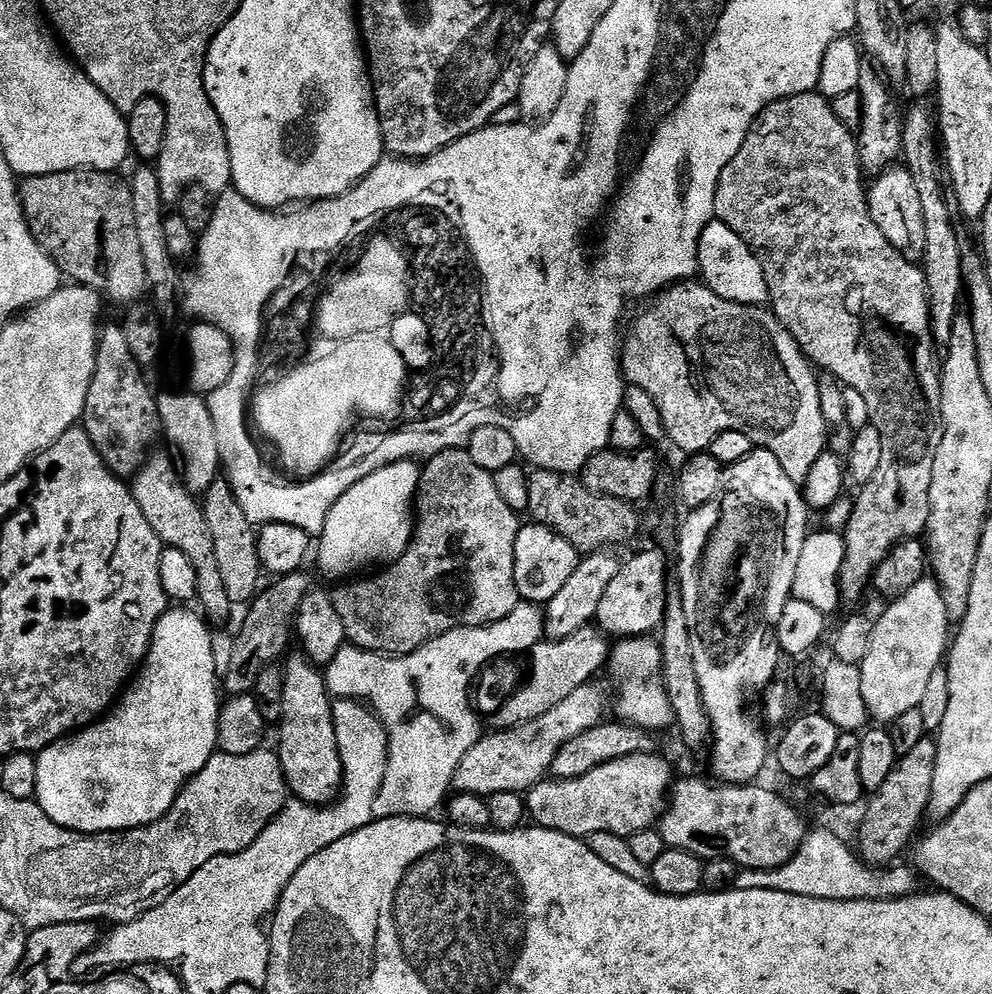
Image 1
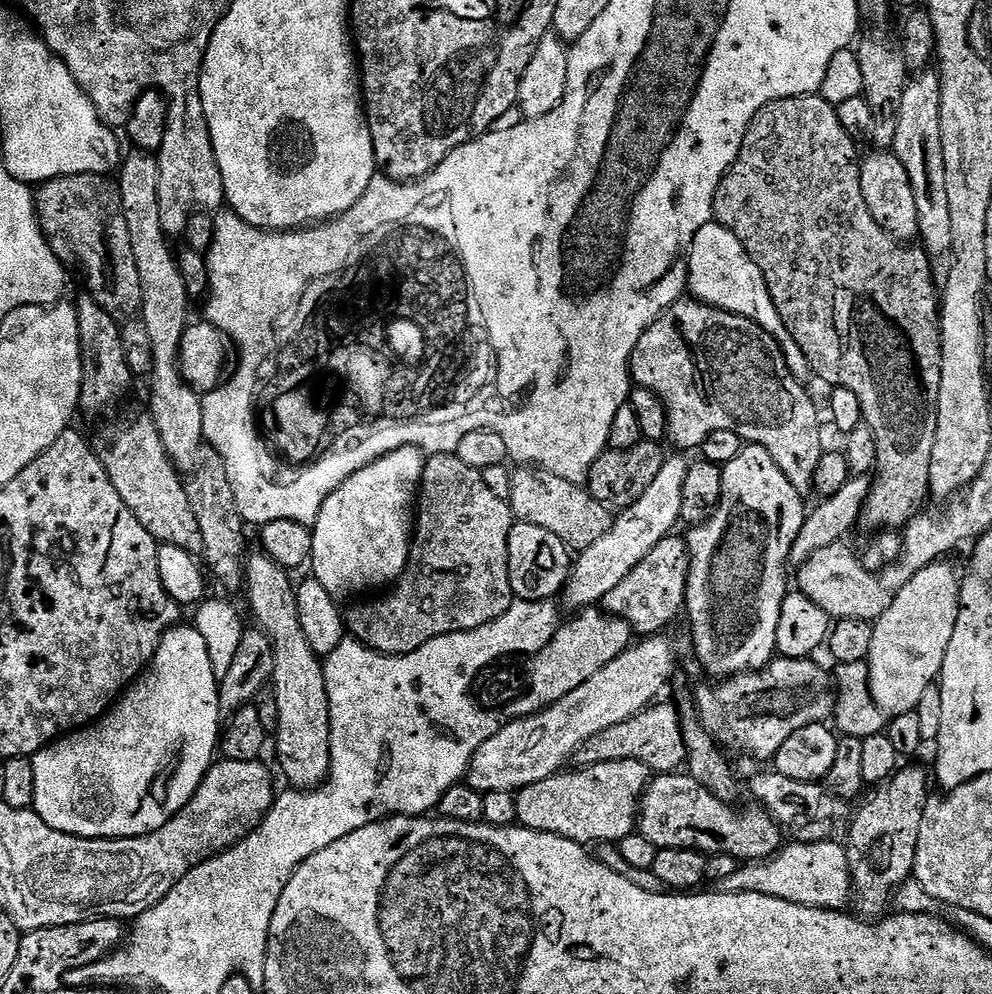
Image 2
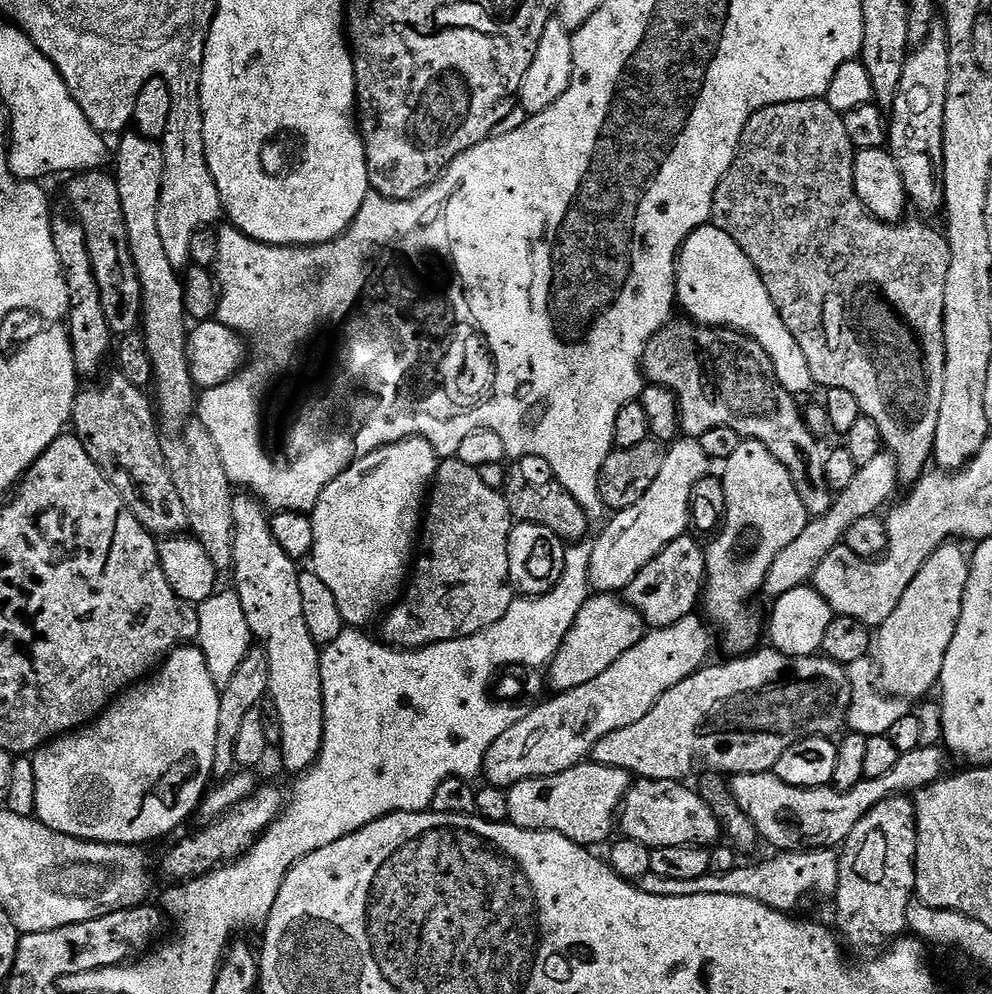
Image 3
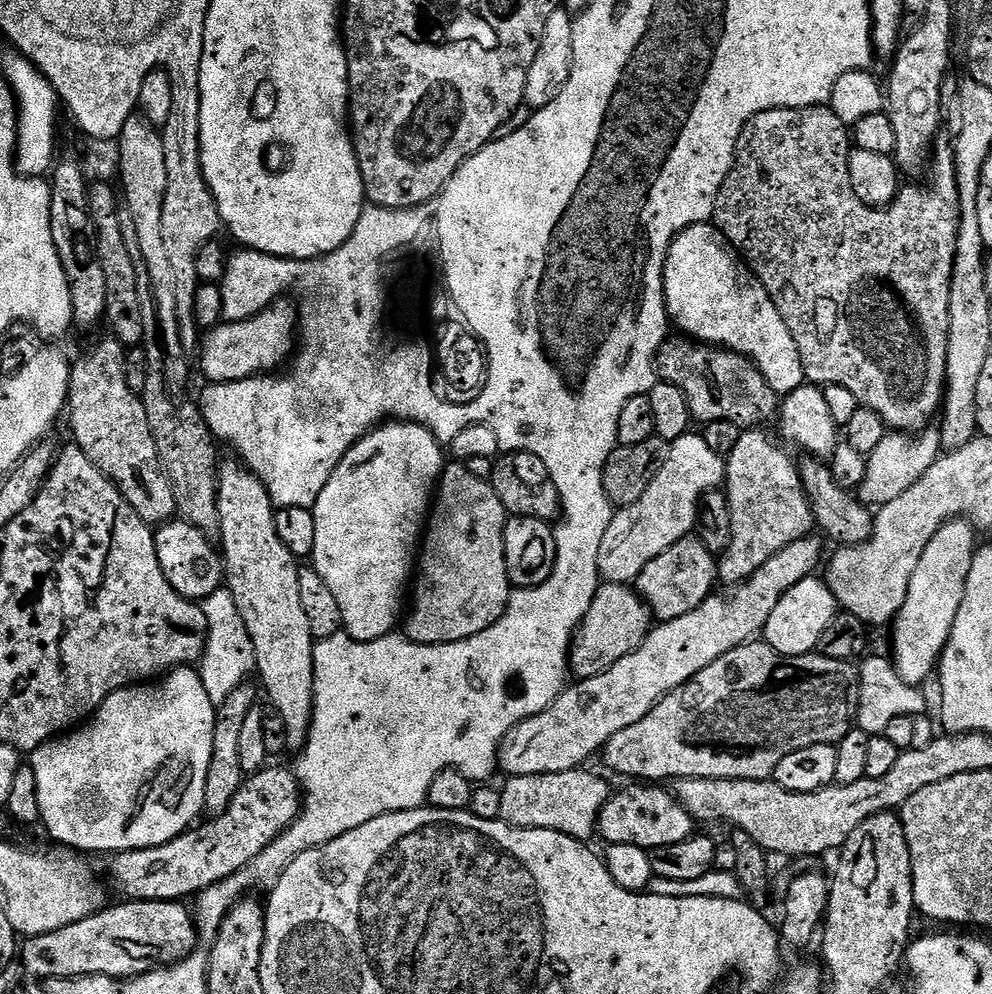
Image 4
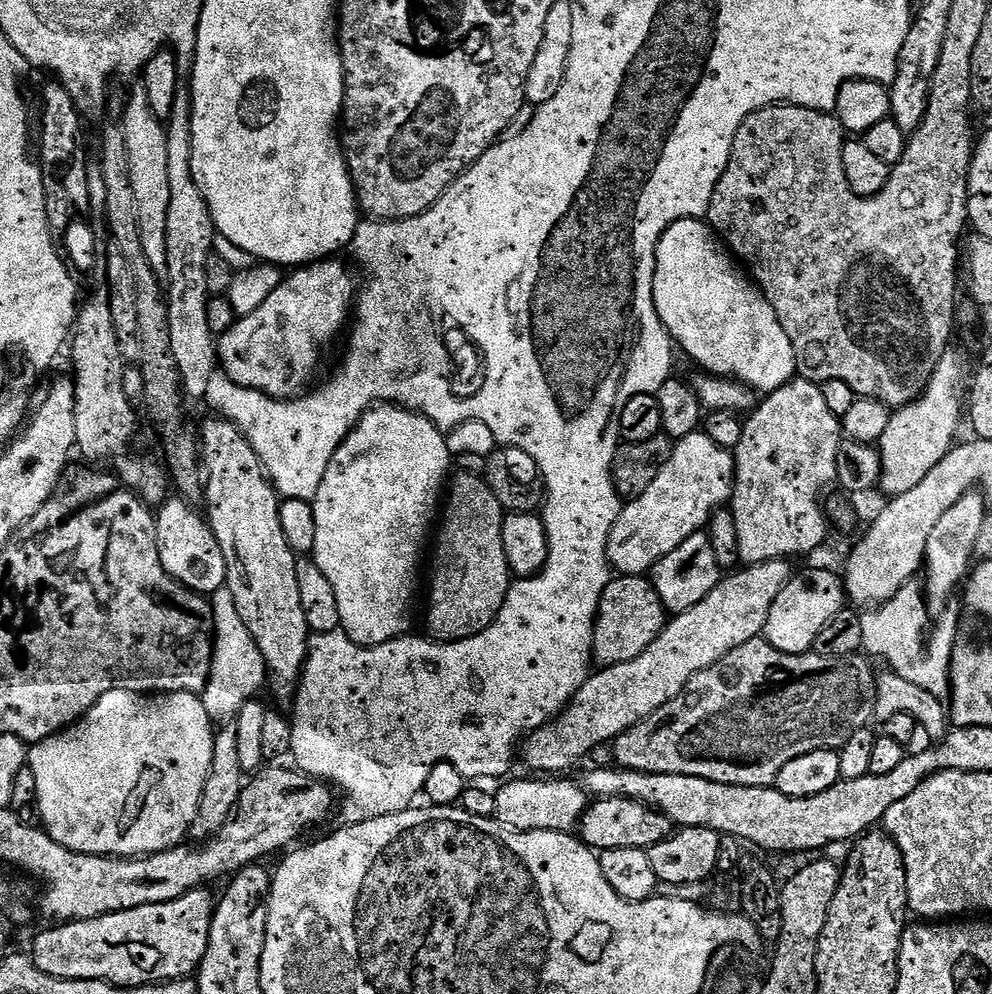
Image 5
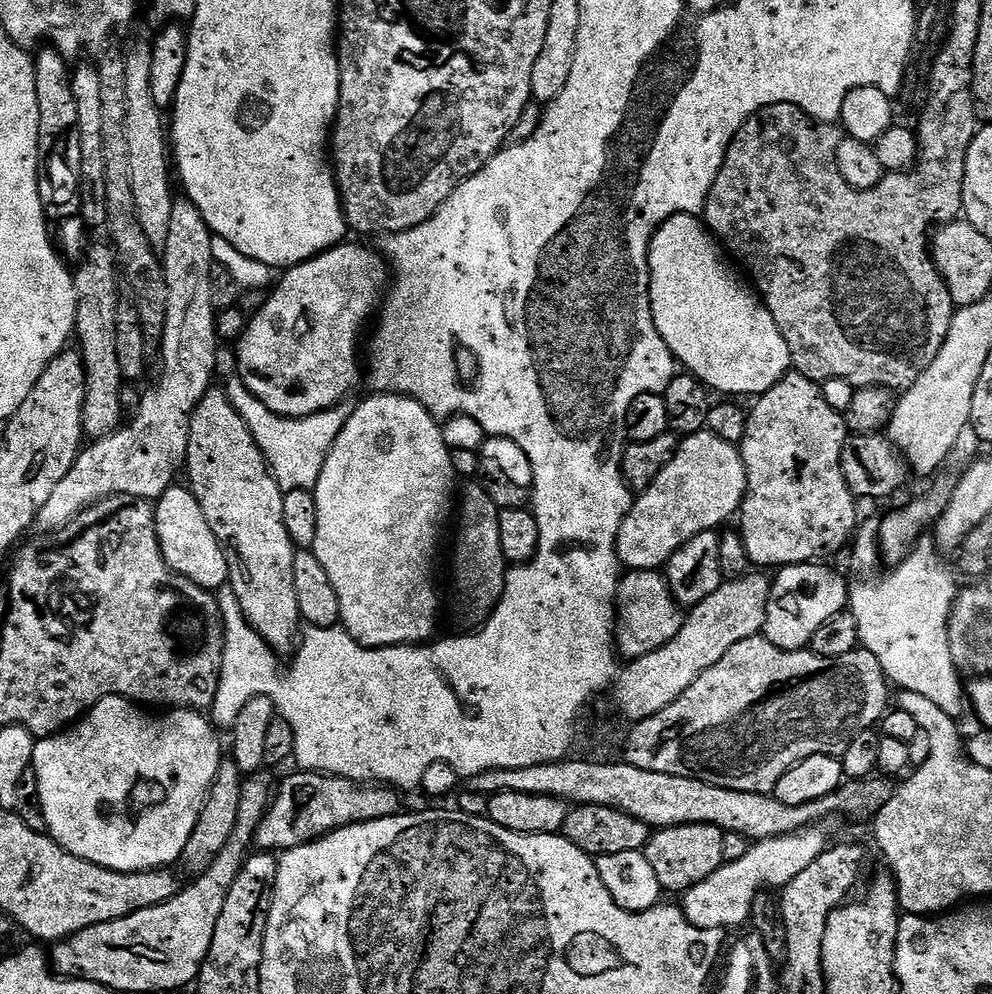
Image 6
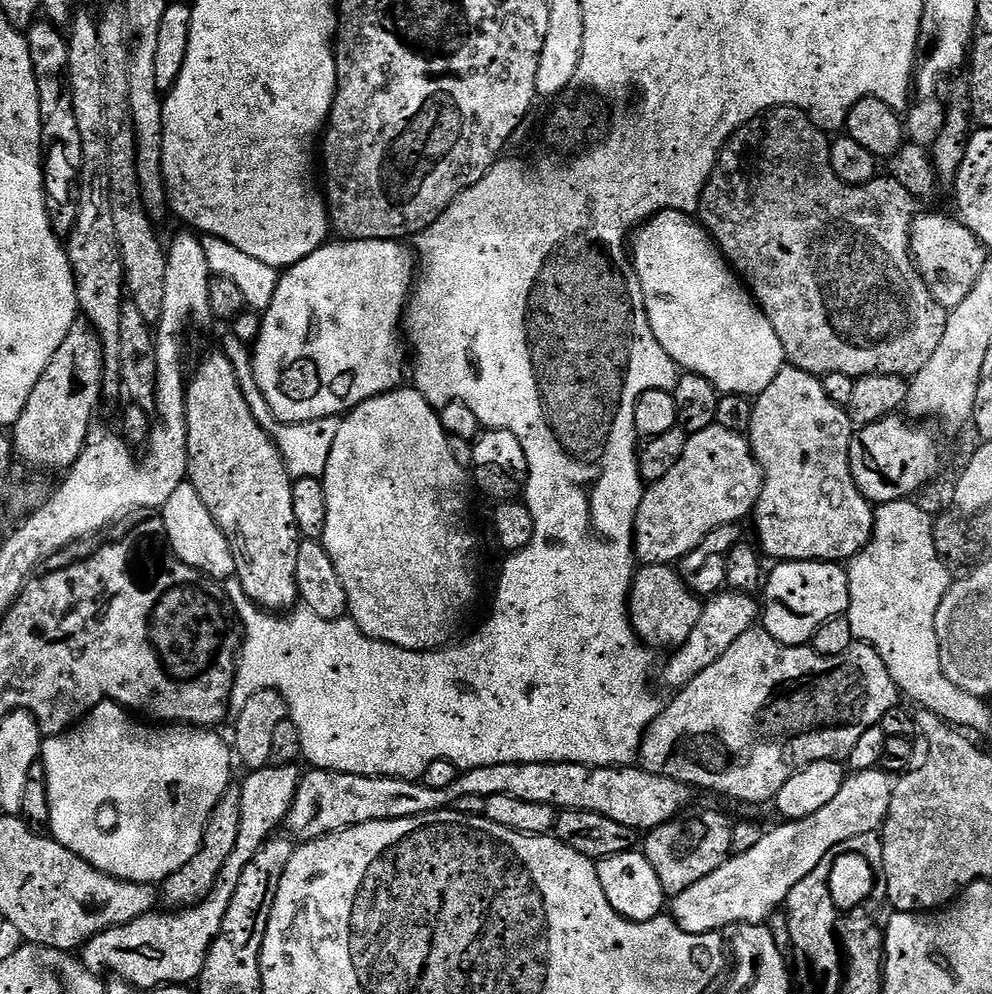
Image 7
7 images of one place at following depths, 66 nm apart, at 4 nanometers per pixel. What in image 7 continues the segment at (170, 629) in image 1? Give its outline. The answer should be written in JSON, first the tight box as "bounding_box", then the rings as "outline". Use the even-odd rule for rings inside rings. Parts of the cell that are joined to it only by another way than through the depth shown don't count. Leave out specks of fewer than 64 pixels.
{"bounding_box":[40,700,234,886],"outline":[[[104,700],[98,706],[94,706],[92,711],[79,721],[75,726],[58,736],[47,737],[40,745],[40,760],[46,770],[46,782],[48,783],[48,801],[50,802],[50,829],[51,839],[57,840],[66,850],[73,852],[75,856],[82,857],[86,862],[90,862],[100,872],[110,874],[119,880],[129,880],[139,884],[150,884],[153,886],[163,885],[170,874],[182,870],[186,862],[194,856],[202,846],[204,841],[204,831],[208,825],[210,814],[214,806],[226,794],[226,790],[233,783],[232,764],[234,765],[234,752],[229,741],[219,736],[219,731],[209,730],[191,724],[178,724],[175,722],[165,723],[163,726],[152,726],[147,728],[144,724],[139,724],[137,717],[127,708],[120,704],[115,704],[112,700]]]}

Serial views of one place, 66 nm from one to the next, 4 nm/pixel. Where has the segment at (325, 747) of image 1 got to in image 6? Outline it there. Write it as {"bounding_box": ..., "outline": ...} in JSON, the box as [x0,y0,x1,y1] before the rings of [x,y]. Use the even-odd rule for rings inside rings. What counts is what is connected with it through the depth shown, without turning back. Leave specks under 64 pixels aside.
{"bounding_box":[186,387,302,653],"outline":[[[223,387],[209,388],[194,410],[190,422],[186,476],[187,472],[187,483],[194,498],[198,498],[198,506],[202,506],[202,514],[206,514],[210,530],[214,530],[214,538],[218,538],[224,547],[228,563],[228,584],[238,598],[242,614],[254,631],[271,646],[273,652],[291,653],[297,647],[302,621],[298,610],[298,593],[294,591],[294,558],[298,549],[290,534],[286,534],[286,522],[282,522],[285,491],[269,472],[258,442],[254,442],[254,434],[250,434],[250,426],[242,422],[242,414],[238,414]]]}

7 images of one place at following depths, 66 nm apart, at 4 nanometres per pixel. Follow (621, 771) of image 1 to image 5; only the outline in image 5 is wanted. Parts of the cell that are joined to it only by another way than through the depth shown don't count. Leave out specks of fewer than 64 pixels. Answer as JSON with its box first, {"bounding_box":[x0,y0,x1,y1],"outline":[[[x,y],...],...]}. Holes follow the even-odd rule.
{"bounding_box":[495,778,590,833],"outline":[[[532,778],[536,780],[512,780],[509,779],[507,782],[509,784],[504,784],[501,786],[501,788],[497,787],[495,789],[496,793],[496,815],[495,819],[500,824],[505,824],[507,828],[513,828],[515,832],[566,832],[571,833],[573,829],[577,827],[580,823],[580,819],[584,816],[584,811],[587,810],[589,803],[590,803],[590,797],[587,792],[584,791],[583,787],[579,783],[574,784],[570,780],[564,780],[568,778]]]}

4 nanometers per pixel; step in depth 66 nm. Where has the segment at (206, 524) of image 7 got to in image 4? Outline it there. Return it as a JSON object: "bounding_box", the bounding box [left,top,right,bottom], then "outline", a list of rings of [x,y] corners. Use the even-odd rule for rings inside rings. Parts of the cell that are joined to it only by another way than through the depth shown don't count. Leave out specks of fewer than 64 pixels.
{"bounding_box":[154,518,225,602],"outline":[[[173,518],[167,524],[159,525],[154,532],[156,549],[158,550],[158,566],[162,566],[162,574],[166,574],[166,582],[182,594],[182,598],[202,602],[210,594],[214,594],[225,583],[224,562],[217,545],[211,544],[209,535],[189,520]]]}

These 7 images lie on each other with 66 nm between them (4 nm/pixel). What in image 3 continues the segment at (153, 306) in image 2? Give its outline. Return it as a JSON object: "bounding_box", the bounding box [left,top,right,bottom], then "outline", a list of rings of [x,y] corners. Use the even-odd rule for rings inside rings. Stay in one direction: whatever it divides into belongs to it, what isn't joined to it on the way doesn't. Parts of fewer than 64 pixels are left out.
{"bounding_box":[114,130,198,426],"outline":[[[135,130],[125,131],[119,140],[120,149],[114,152],[114,175],[118,198],[122,198],[130,254],[134,258],[142,290],[142,335],[156,371],[154,404],[163,423],[165,420],[168,424],[183,426],[193,419],[197,411],[198,389],[192,380],[192,367],[188,365],[190,319],[184,301],[184,280],[181,273],[170,266],[170,258],[158,234],[158,198],[164,181],[164,149],[157,141],[147,140]]]}

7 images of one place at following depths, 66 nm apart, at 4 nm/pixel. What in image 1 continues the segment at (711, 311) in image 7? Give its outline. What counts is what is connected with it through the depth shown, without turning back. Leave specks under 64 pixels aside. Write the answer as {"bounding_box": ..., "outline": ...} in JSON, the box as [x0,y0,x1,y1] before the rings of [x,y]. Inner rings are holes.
{"bounding_box":[698,219,768,305],"outline":[[[713,219],[702,230],[698,246],[698,272],[703,283],[718,298],[746,305],[768,304],[768,287],[762,266],[758,266],[758,258],[754,258],[750,246],[746,246],[746,242],[742,242],[742,238],[738,238],[738,234],[734,234],[734,230],[730,230],[730,226],[726,226],[721,220]]]}

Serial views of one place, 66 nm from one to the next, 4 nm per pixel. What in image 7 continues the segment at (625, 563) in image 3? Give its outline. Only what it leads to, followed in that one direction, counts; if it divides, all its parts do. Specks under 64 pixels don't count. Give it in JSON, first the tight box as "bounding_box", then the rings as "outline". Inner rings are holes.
{"bounding_box":[634,424,764,565],"outline":[[[717,424],[701,432],[691,433],[686,442],[686,450],[682,450],[682,458],[674,462],[666,478],[647,485],[642,502],[638,506],[634,533],[634,555],[637,561],[641,565],[675,565],[690,554],[711,531],[727,524],[743,522],[747,516],[749,519],[755,513],[763,485],[764,471],[754,458],[747,435],[726,430]]]}

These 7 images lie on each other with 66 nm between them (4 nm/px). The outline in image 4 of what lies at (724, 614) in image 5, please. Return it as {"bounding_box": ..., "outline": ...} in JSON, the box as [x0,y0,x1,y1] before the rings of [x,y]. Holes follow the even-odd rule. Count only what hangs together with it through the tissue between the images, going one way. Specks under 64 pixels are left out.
{"bounding_box":[499,534,820,776],"outline":[[[809,534],[803,540],[787,544],[778,554],[770,557],[749,580],[725,591],[728,592],[725,596],[712,594],[682,618],[657,623],[642,642],[642,646],[626,654],[626,658],[614,662],[610,670],[594,678],[569,683],[560,697],[549,708],[542,710],[542,714],[534,718],[525,718],[518,726],[514,726],[514,730],[510,730],[510,734],[506,734],[506,738],[500,744],[499,771],[504,771],[508,776],[537,776],[565,772],[587,765],[587,760],[595,752],[597,755],[604,749],[606,742],[610,742],[614,734],[619,734],[621,730],[626,730],[626,726],[634,726],[634,722],[646,718],[646,714],[650,714],[652,707],[662,698],[666,698],[666,694],[690,682],[690,678],[694,678],[698,670],[706,670],[710,662],[718,662],[722,654],[734,650],[739,644],[749,643],[763,633],[766,622],[770,614],[774,614],[774,606],[782,598],[782,594],[817,571],[815,568],[820,560],[820,544],[814,537],[815,535]]]}

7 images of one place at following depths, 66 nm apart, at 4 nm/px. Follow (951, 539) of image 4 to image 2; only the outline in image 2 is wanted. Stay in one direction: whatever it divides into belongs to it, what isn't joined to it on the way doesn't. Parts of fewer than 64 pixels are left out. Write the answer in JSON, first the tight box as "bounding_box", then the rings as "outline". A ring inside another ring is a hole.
{"bounding_box":[867,562,961,714],"outline":[[[937,562],[918,570],[890,602],[890,610],[872,624],[874,642],[867,658],[870,690],[885,714],[915,712],[922,694],[937,683],[960,609],[961,577],[948,562]]]}

